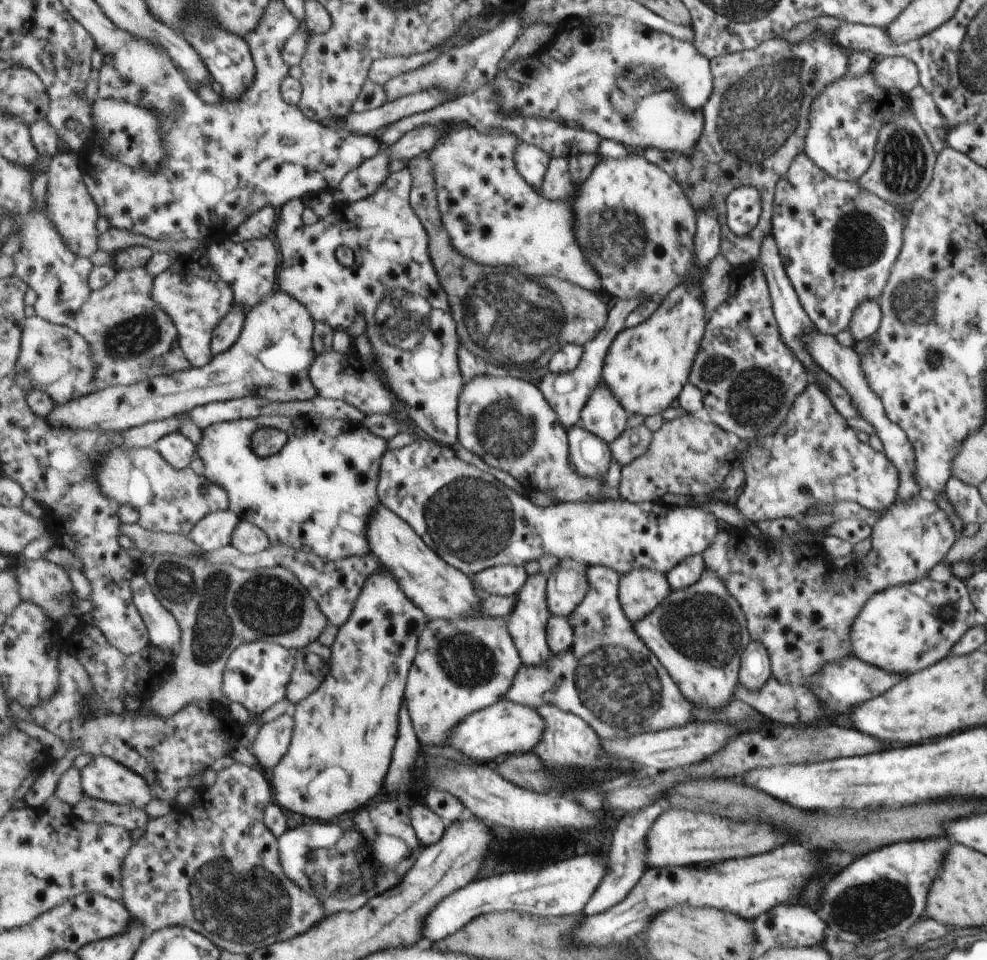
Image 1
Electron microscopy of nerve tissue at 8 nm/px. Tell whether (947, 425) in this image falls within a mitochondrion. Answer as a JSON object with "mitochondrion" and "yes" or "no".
{"mitochondrion":"no"}

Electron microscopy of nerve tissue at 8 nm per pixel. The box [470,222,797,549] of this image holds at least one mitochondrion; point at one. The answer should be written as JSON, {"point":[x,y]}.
{"point":[751,397]}

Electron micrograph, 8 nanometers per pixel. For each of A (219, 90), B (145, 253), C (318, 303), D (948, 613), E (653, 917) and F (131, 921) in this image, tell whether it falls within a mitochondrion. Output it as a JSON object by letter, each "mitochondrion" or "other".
{"A":"other","B":"other","C":"other","D":"mitochondrion","E":"other","F":"other"}

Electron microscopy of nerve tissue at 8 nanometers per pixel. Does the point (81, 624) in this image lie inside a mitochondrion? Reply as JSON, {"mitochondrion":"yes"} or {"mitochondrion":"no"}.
{"mitochondrion":"no"}

